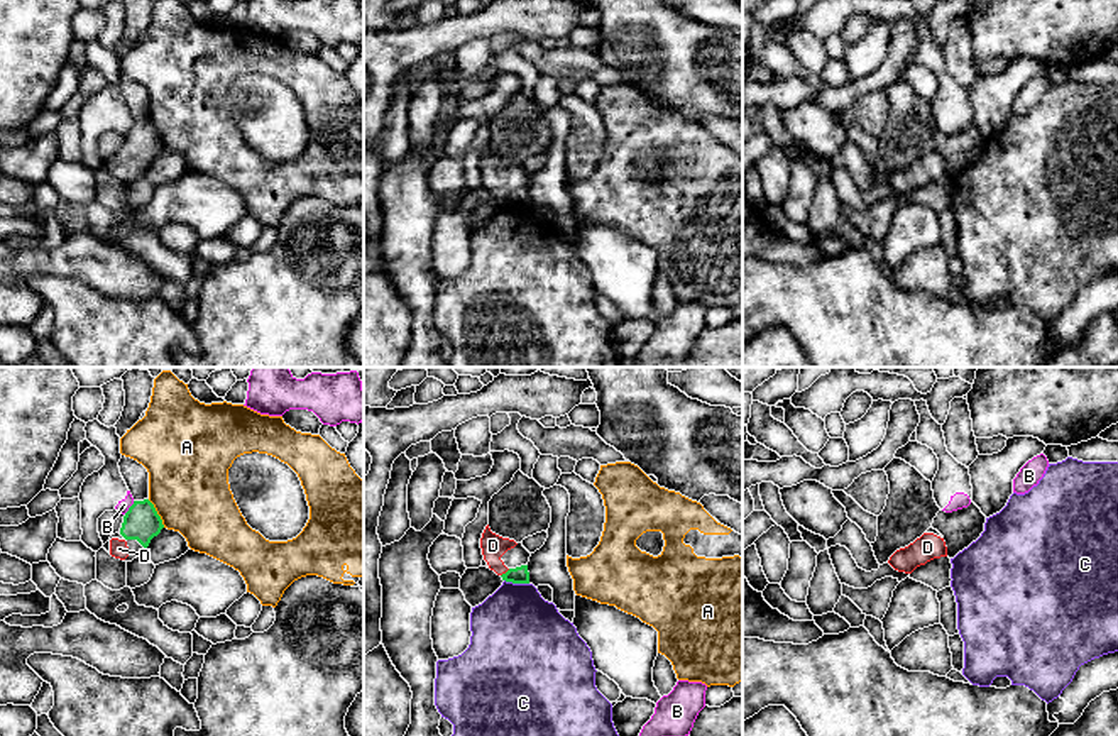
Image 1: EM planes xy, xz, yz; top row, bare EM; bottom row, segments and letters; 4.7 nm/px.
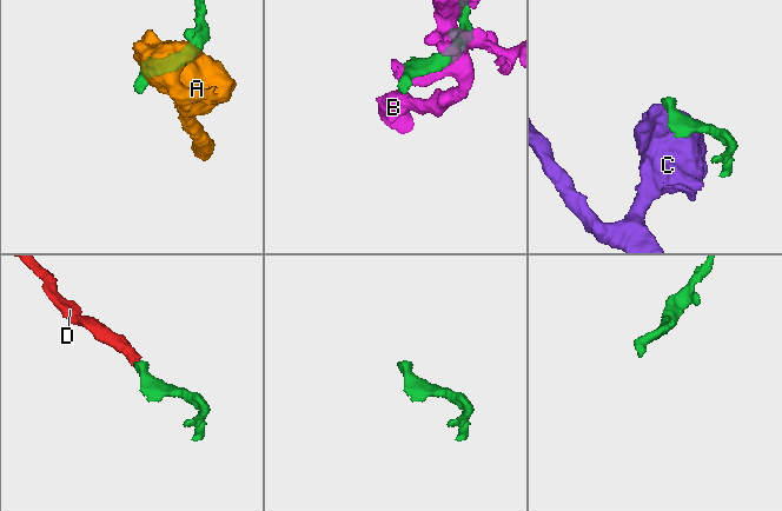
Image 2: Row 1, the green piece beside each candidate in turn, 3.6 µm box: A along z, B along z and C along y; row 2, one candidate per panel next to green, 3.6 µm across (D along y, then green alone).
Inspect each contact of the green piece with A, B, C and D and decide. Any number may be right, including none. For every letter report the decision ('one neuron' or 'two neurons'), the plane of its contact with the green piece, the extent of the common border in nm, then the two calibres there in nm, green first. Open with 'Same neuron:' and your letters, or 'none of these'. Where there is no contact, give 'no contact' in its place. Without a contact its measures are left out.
Same neuron: D
A: two neurons; meets green in xy; contact 160 nm long; 170 nm thick on the green side, 380 nm on the other
B: two neurons; meets green in xy; contact 80 nm long; 170 nm thick on the green side, 60 nm on the other
C: two neurons; meets green in xz; contact 120 nm long; 80 nm thick on the green side, 440 nm on the other
D: one neuron; meets green in xz; contact 60 nm long; 80 nm thick on the green side, 120 nm on the other

